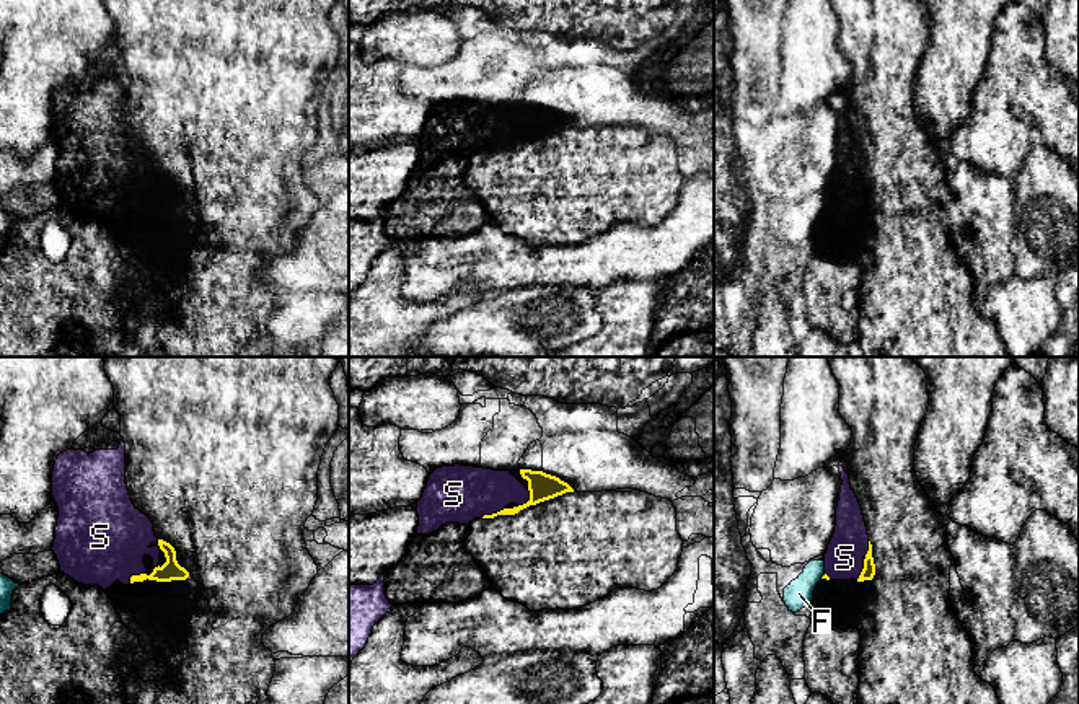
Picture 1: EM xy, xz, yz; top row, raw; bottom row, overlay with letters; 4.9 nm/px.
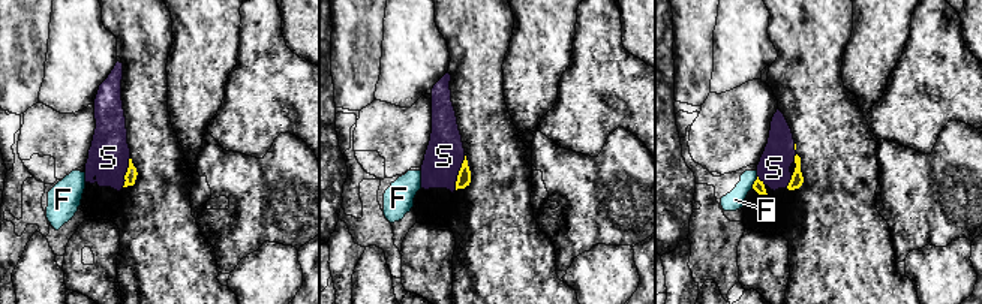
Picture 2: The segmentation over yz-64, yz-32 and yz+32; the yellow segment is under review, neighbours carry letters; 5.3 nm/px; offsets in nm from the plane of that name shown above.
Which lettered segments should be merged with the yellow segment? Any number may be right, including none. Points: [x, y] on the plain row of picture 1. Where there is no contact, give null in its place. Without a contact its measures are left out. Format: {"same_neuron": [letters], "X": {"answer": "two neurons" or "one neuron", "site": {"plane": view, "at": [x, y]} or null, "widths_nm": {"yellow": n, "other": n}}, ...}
{"same_neuron": ["S"], "F": {"answer": "two neurons", "site": {"plane": "yz", "at": [823, 211]}, "widths_nm": {"yellow": 20, "other": 140}}, "S": {"answer": "one neuron", "site": {"plane": "xz", "at": [494, 149]}, "widths_nm": {"yellow": 100, "other": 280}}}

